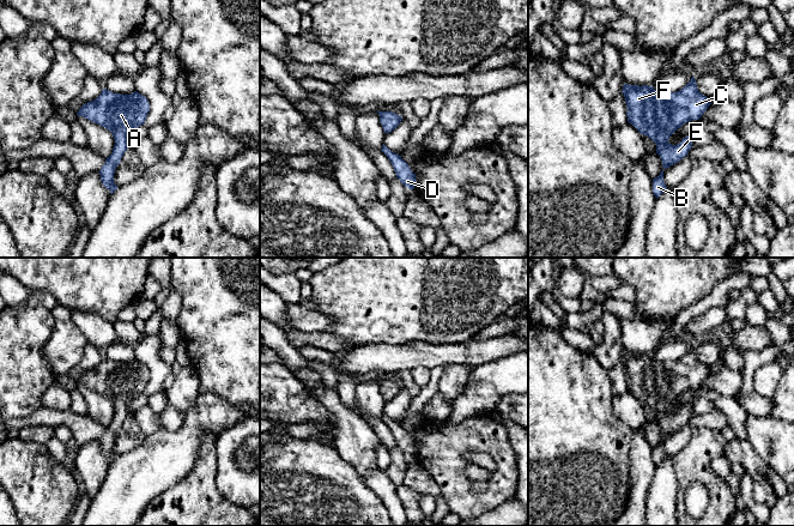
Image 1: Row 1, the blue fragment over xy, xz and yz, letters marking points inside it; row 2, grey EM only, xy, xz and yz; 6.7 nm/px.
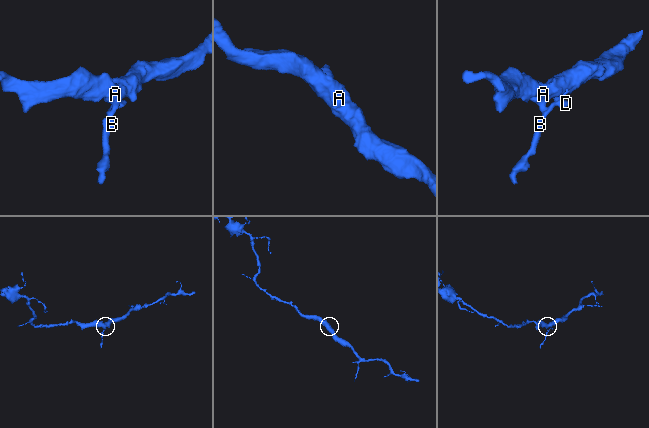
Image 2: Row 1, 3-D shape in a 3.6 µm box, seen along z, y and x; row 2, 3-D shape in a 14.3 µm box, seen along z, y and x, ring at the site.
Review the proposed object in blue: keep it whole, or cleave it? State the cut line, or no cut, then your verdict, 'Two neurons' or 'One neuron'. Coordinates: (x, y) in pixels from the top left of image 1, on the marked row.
No split. One neuron

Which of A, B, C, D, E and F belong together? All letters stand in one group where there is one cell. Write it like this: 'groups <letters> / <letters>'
groups A B C D E F

